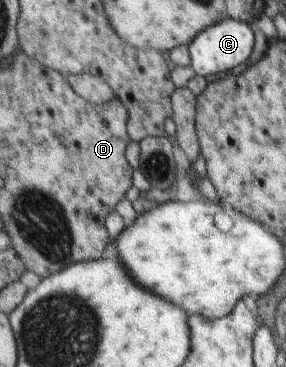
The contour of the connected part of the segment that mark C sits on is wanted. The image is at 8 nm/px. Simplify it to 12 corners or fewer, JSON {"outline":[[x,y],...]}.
{"outline":[[238,19],[212,23],[187,44],[200,77],[238,70],[254,39]]}

